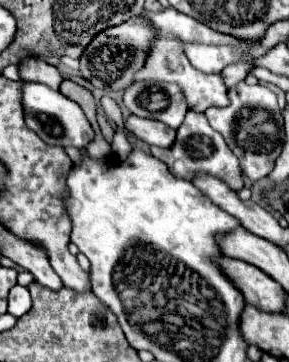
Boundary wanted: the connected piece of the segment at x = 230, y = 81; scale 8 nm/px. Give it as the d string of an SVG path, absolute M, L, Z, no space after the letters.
M250 60L248 62L240 62L240 64L230 64L230 66L226 66L224 70L222 70L222 76L226 78L226 86L228 88L234 88L240 80L244 80L246 76L248 76L248 72L252 70L252 66L254 64L250 64Z

